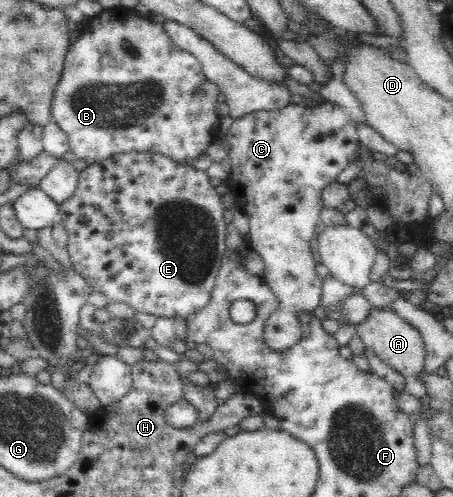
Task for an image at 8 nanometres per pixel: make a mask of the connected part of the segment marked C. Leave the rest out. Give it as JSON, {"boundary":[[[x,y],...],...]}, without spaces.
{"boundary":[[[327,101],[319,102],[317,107],[290,103],[276,111],[252,111],[236,118],[227,131],[231,161],[227,187],[235,195],[236,206],[248,217],[249,232],[245,238],[251,249],[262,257],[265,265],[263,281],[279,302],[279,309],[264,322],[263,340],[272,350],[283,351],[297,345],[302,339],[299,313],[312,314],[320,307],[323,279],[314,270],[317,263],[310,250],[310,239],[314,237],[314,229],[325,207],[321,200],[322,189],[337,181],[342,170],[356,160],[359,145],[356,126],[343,107]]]}

